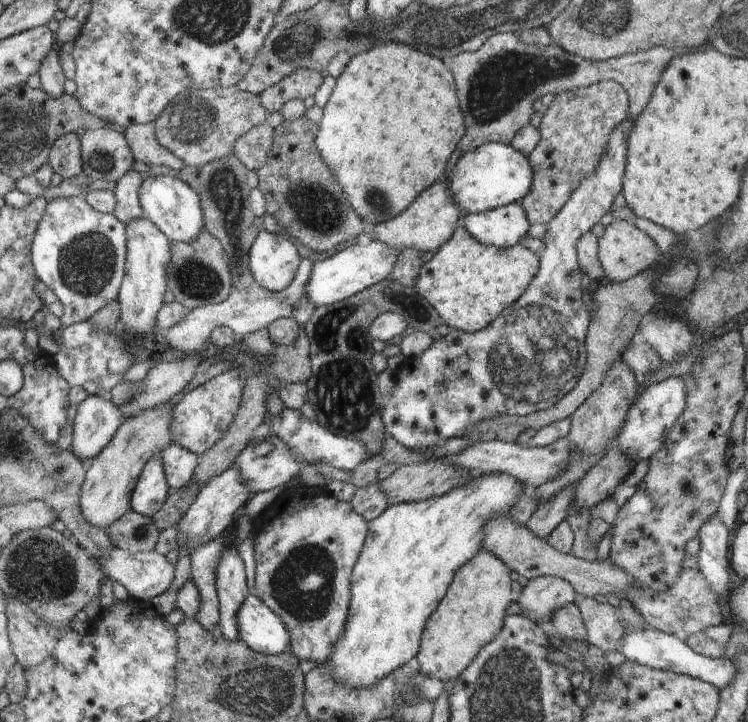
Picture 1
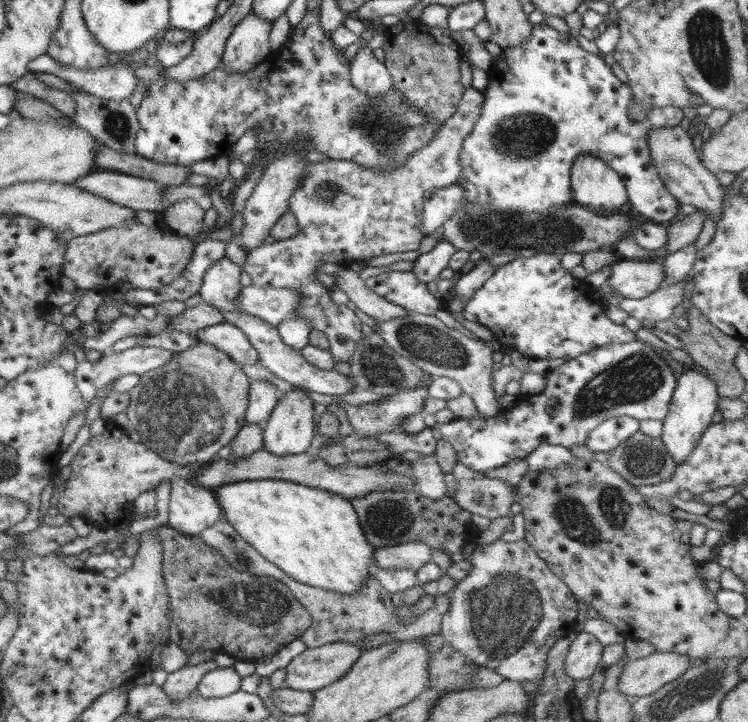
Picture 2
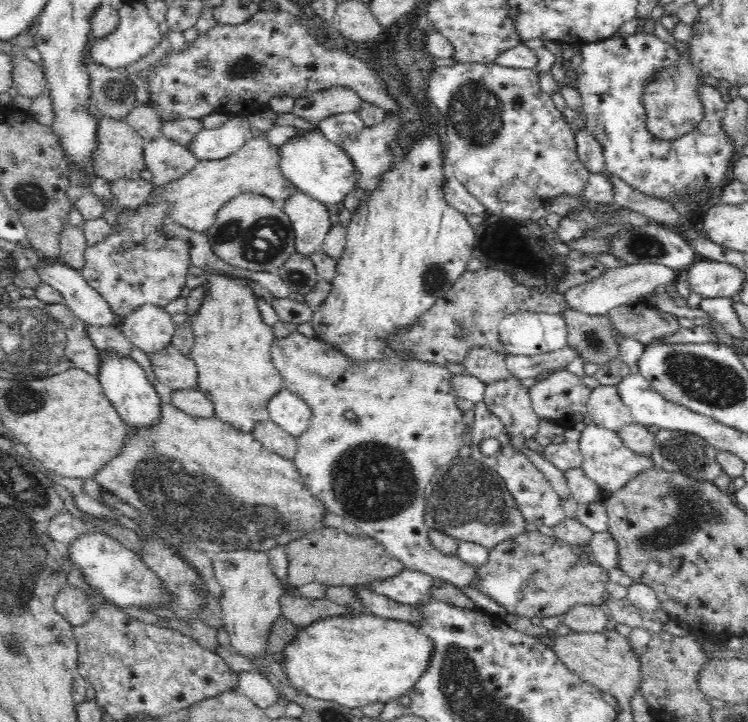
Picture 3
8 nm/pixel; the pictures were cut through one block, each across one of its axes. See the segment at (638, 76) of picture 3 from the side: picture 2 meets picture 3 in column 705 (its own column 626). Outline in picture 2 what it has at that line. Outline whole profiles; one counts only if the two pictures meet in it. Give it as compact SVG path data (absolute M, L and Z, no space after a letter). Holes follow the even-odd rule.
M533 24L531 34L525 42L517 46L505 46L497 60L493 62L493 72L489 72L489 84L483 90L481 114L475 122L471 134L463 140L463 150L459 154L461 176L459 182L465 188L467 202L489 210L493 214L509 216L529 216L541 214L543 210L553 210L557 206L567 206L573 202L571 192L571 166L581 154L603 160L611 166L625 184L631 208L653 224L669 224L681 204L669 194L663 178L659 178L655 160L649 148L651 130L667 130L679 126L683 114L675 106L665 106L651 110L645 122L631 122L627 110L633 104L633 94L629 86L615 78L613 68L609 68L597 54L585 52L569 32L557 32L547 24Z

